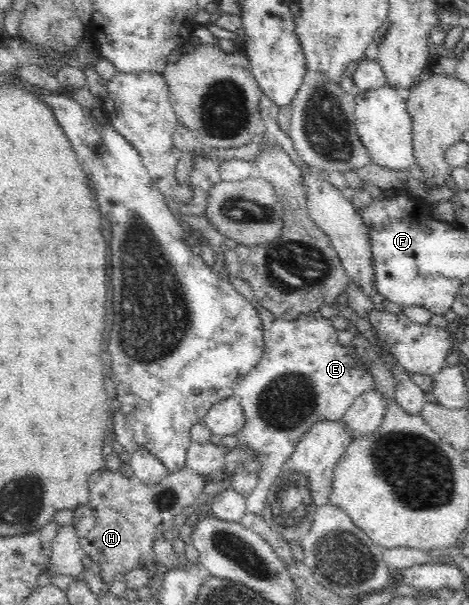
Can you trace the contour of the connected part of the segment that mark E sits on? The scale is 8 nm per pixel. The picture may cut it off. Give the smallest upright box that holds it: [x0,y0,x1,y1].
[227,275,375,515]

